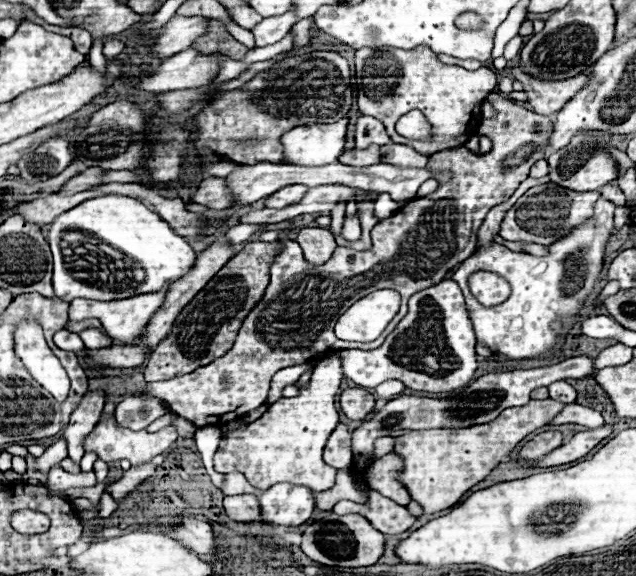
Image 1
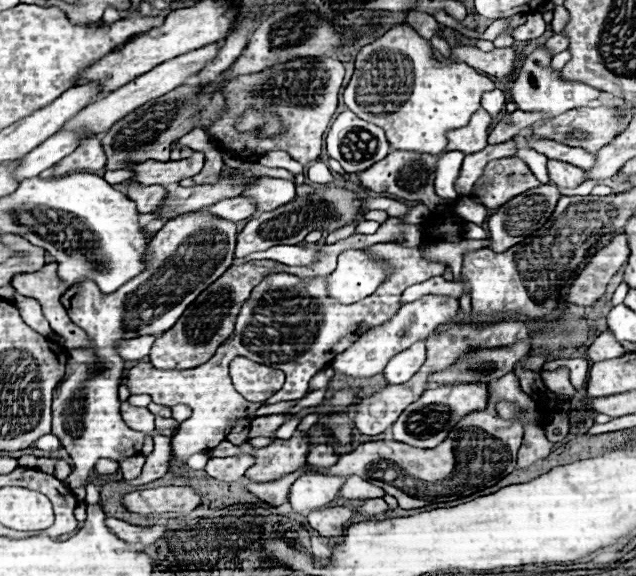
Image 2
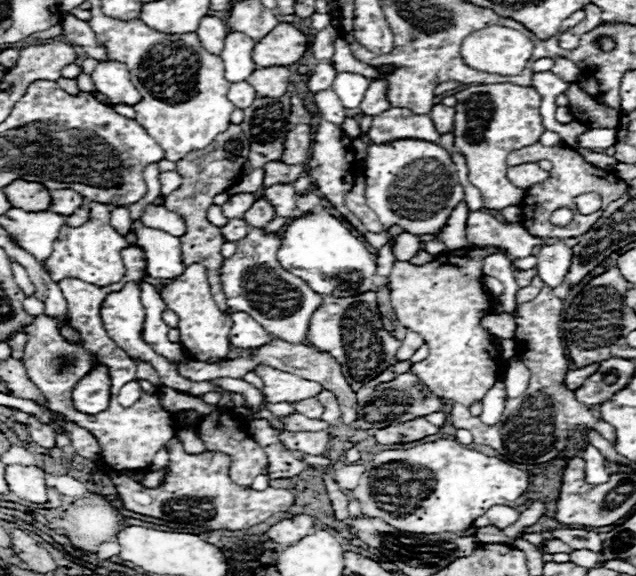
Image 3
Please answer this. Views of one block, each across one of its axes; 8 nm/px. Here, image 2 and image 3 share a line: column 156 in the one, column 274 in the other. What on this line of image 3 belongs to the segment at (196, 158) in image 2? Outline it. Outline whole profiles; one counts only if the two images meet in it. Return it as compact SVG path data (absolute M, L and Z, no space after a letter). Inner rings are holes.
M268 162L268 166L264 166L264 184L262 188L274 186L274 184L292 184L296 182L300 176L306 174L306 166L288 166L284 162Z

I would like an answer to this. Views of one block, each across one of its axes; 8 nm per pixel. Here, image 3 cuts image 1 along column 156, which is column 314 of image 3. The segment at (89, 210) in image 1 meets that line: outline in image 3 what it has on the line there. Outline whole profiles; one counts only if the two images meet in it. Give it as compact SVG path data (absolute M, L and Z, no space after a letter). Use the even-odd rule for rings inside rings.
M328 212L308 214L302 218L294 218L284 232L284 242L278 250L280 264L304 278L312 290L322 296L356 296L372 290L372 276L376 272L374 254L370 254L364 244L334 216Z

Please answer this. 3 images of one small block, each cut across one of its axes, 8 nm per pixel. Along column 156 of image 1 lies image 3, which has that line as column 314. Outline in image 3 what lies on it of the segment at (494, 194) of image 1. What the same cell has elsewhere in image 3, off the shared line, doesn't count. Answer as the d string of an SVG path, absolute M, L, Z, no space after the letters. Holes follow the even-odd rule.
M258 366L256 374L262 378L263 393L268 402L300 402L318 396L324 388L318 382L304 380L290 372L280 372L270 366Z

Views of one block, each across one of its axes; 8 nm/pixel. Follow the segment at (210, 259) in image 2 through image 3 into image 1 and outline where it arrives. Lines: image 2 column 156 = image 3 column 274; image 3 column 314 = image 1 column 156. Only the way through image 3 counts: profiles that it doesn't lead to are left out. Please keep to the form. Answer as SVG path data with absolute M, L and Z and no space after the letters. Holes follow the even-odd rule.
M162 288L160 292L154 292L154 294L142 294L142 296L136 296L136 298L124 298L120 302L92 302L92 300L86 300L86 298L76 298L70 302L70 310L68 310L68 316L72 320L84 320L84 318L98 318L102 322L102 326L106 328L106 332L118 340L118 342L134 342L144 326L148 324L148 320L152 318L152 314L162 306L164 302L164 294L166 294L168 288Z

